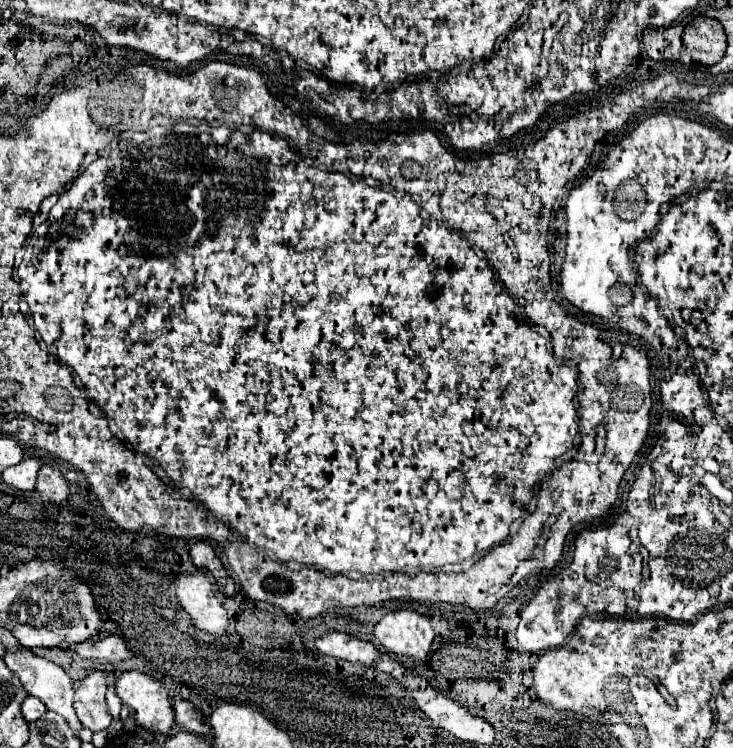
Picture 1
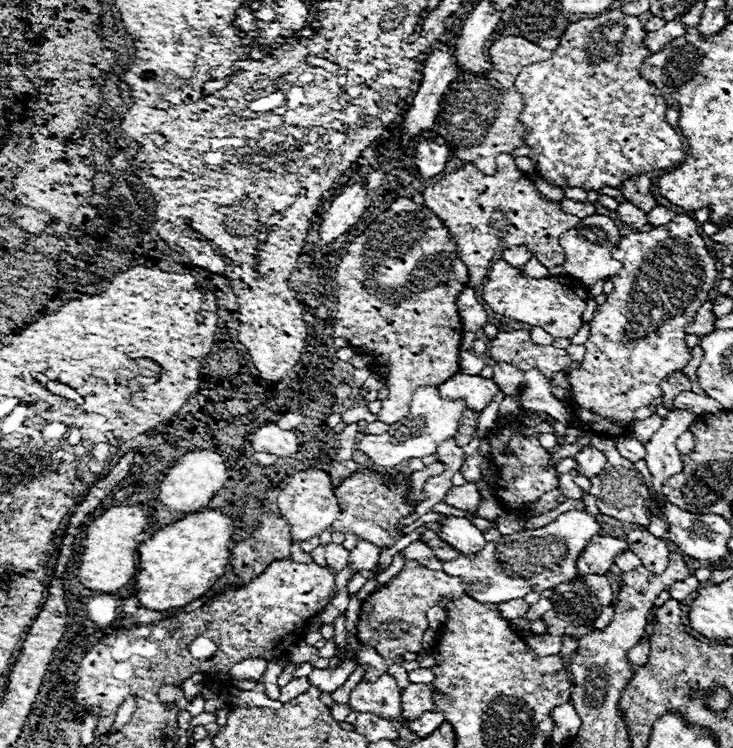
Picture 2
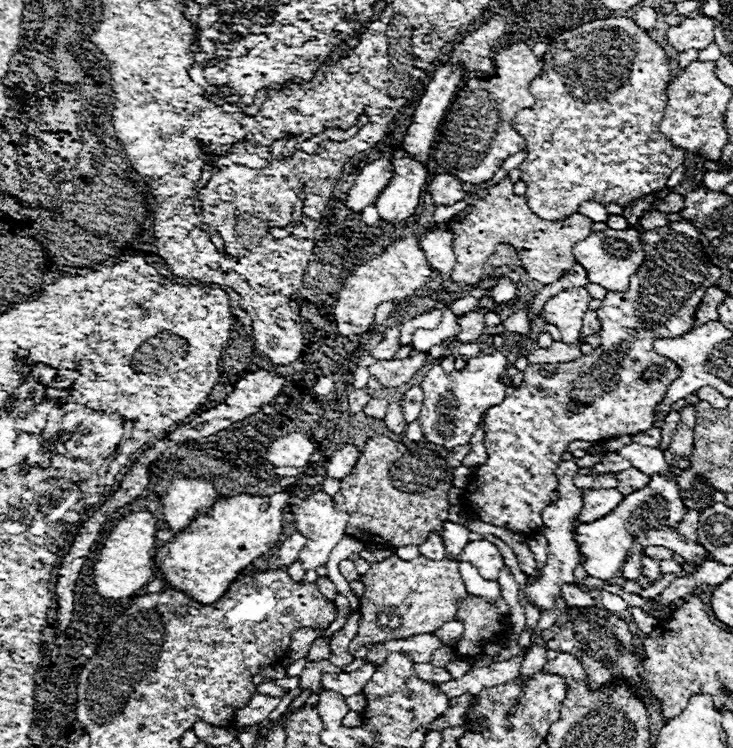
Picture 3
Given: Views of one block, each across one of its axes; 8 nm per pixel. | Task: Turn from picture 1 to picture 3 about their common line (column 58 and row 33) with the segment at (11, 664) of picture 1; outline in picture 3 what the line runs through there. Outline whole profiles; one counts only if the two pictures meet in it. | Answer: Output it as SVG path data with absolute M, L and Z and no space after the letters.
M708 16L686 18L682 24L672 26L666 32L666 38L678 52L688 48L704 50L710 42L714 42L714 24L716 20Z

